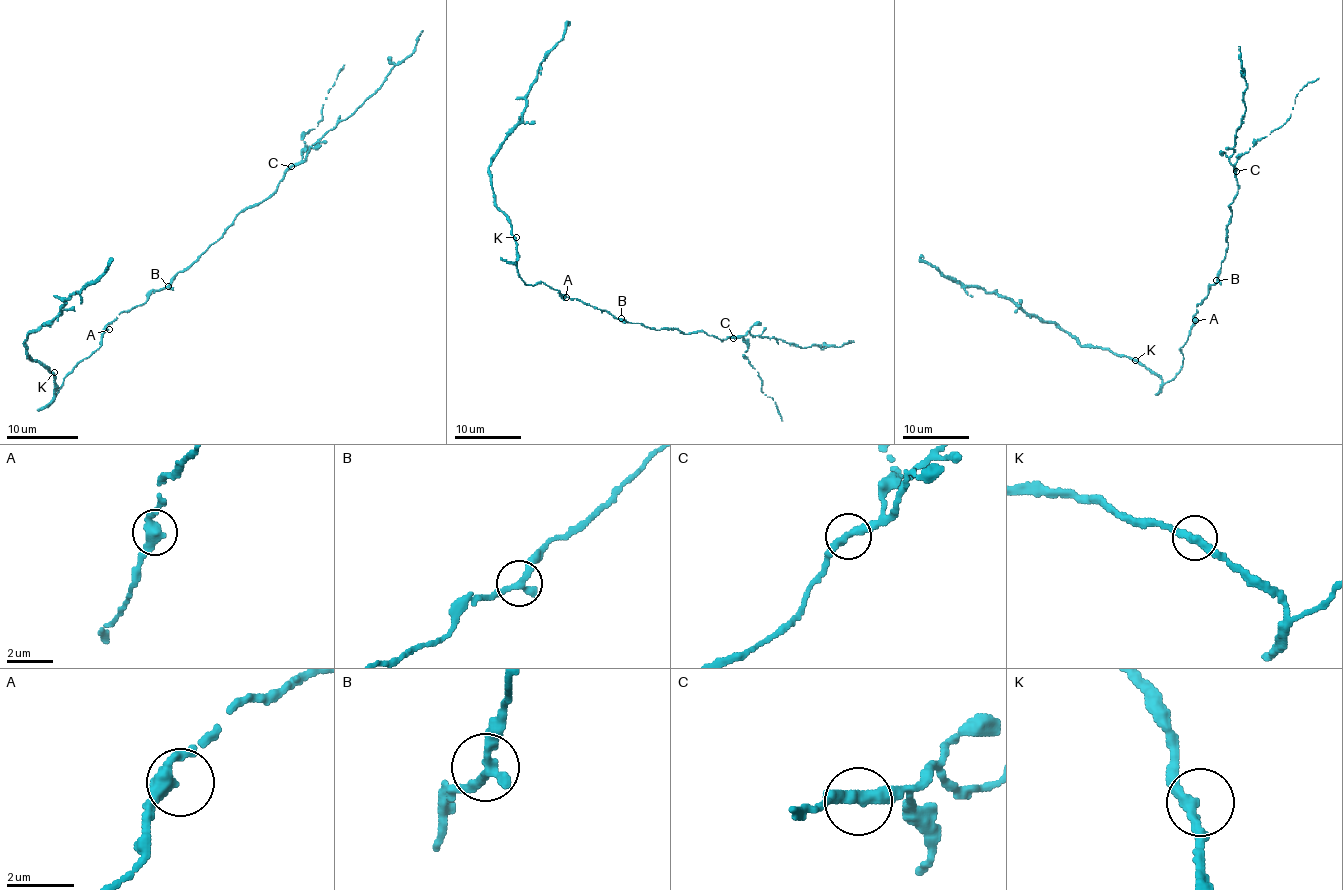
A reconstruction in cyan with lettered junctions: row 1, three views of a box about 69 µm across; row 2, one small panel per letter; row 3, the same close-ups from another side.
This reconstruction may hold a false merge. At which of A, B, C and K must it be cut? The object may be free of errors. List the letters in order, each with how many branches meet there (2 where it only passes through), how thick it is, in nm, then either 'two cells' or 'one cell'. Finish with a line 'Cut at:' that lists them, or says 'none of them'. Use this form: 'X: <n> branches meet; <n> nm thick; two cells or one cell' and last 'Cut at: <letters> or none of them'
A: 2 branches meet; 380 nm thick; one cell
B: 2 branches meet; 340 nm thick; one cell
C: 2 branches meet; 360 nm thick; one cell
K: 2 branches meet; 340 nm thick; one cell
Cut at: none of them

